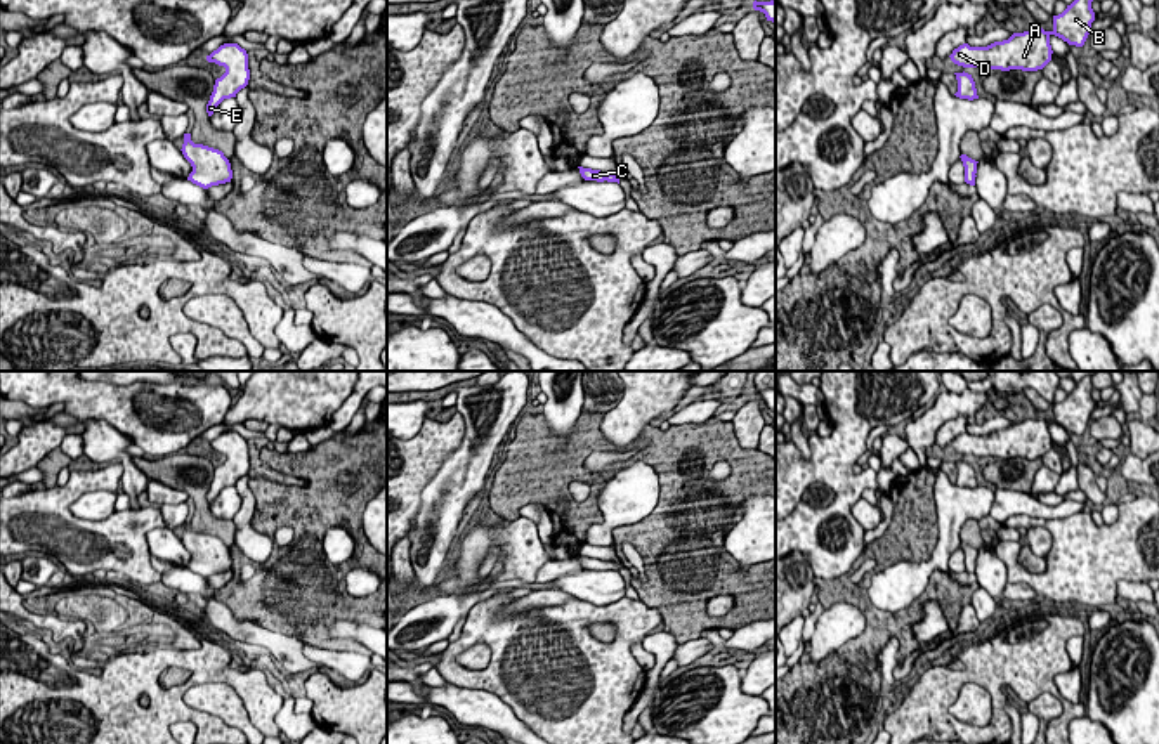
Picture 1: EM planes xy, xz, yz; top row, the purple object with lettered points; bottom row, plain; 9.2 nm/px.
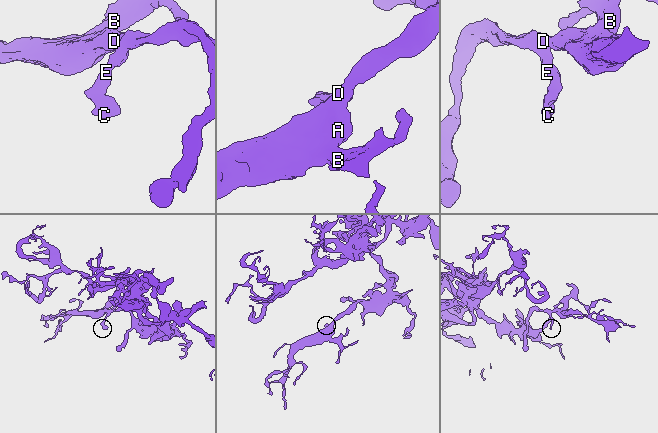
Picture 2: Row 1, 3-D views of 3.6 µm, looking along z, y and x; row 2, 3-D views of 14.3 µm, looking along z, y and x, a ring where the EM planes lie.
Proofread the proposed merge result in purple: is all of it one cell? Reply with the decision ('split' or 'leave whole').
leave whole

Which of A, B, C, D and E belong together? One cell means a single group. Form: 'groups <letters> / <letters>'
groups A B C D E

